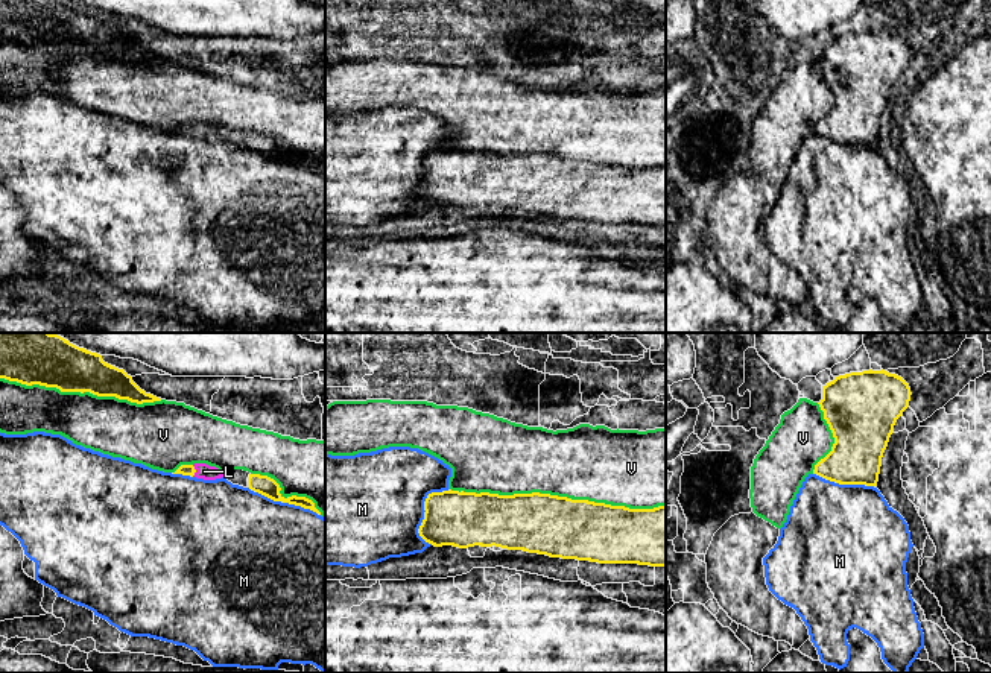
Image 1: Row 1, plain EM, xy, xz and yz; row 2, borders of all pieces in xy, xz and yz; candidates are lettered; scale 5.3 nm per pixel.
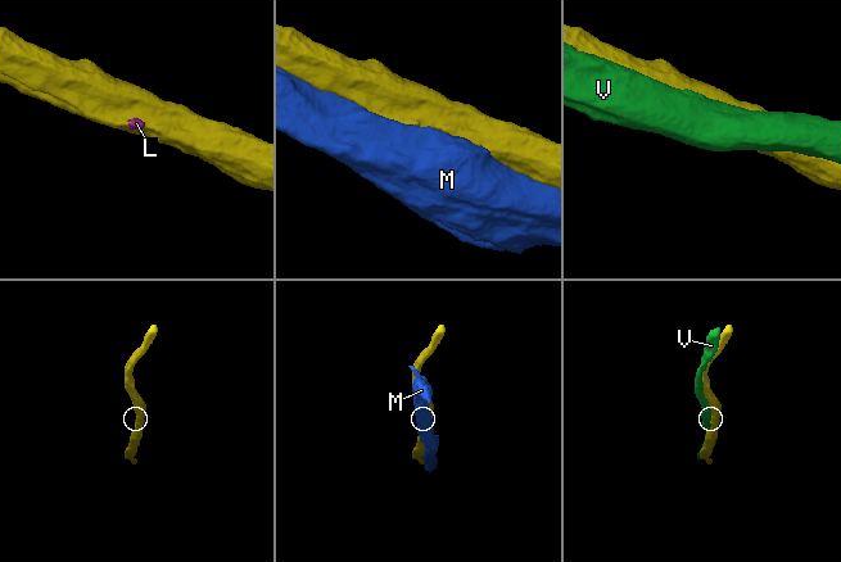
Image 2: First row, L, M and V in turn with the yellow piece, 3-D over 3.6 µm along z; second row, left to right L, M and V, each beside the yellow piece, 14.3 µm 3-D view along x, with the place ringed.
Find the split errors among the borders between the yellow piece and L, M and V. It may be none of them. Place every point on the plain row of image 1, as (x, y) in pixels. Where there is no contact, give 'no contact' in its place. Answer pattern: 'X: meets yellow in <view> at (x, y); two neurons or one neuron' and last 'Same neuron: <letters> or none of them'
L: meets yellow in xy at (195, 131); one neuron
M: meets yellow in xz at (424, 169); two neurons
V: meets yellow in xz at (557, 155); two neurons
Same neuron: L

